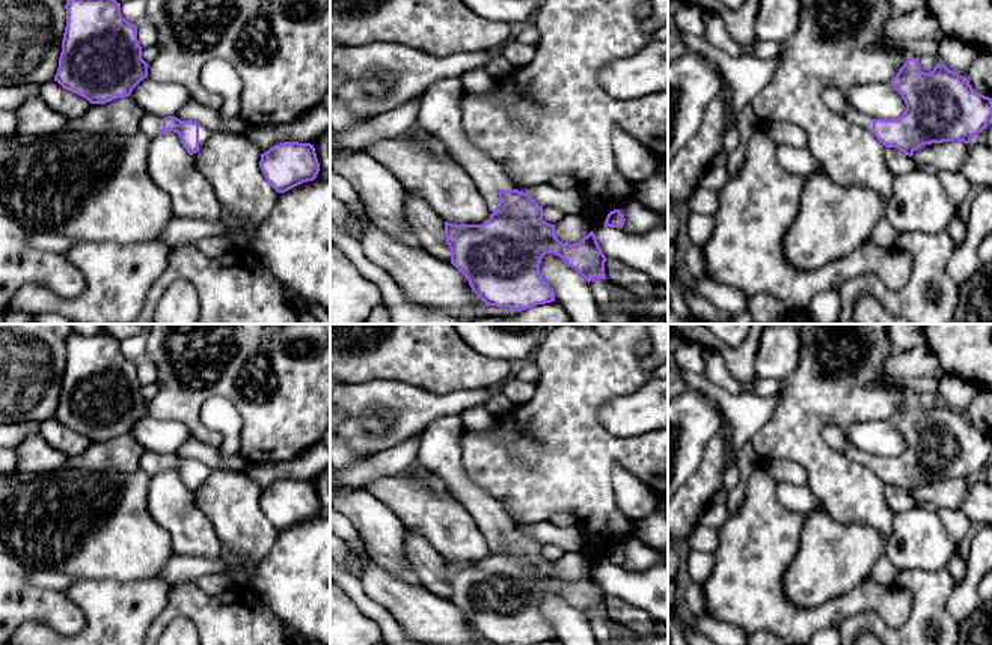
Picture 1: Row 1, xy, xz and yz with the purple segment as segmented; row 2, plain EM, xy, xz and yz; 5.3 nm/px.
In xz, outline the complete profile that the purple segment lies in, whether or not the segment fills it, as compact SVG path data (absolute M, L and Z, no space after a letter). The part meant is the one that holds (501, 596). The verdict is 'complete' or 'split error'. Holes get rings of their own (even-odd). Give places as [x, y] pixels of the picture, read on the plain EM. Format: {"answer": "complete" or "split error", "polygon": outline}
{"answer": "split error", "polygon": "M443 416L431 420L419 434L418 464L445 481L451 494L478 521L490 549L490 556L482 562L452 562L445 559L451 601L464 612L472 628L487 643L496 645L534 645L555 639L553 627L540 610L540 600L546 591L559 594L588 621L594 616L606 616L605 600L608 597L594 570L591 568L574 582L559 579L555 573L555 562L543 558L543 544L528 530L516 527L505 506L472 479L463 464L463 434L460 416Z"}

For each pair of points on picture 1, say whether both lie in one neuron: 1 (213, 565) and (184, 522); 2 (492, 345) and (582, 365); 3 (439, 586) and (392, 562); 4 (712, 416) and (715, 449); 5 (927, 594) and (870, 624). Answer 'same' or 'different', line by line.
1: different
2: different
3: different
4: different
5: same

